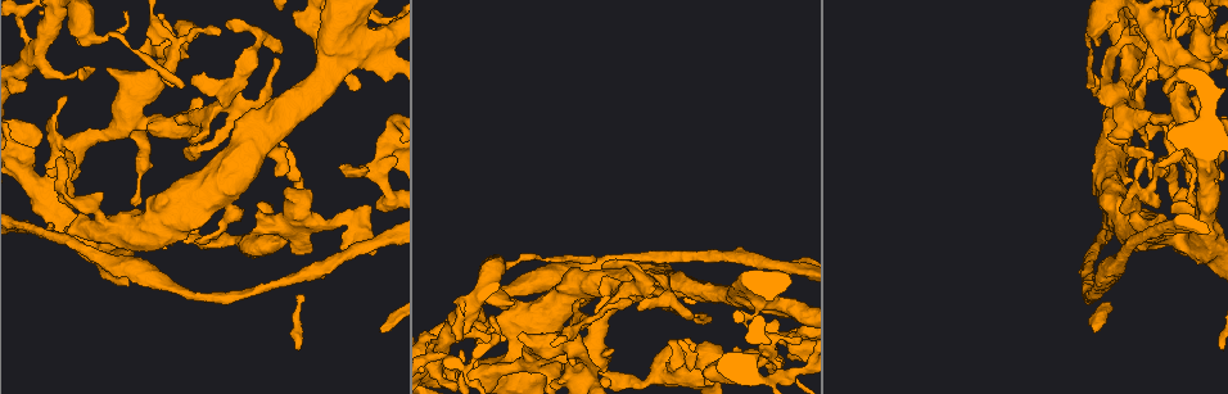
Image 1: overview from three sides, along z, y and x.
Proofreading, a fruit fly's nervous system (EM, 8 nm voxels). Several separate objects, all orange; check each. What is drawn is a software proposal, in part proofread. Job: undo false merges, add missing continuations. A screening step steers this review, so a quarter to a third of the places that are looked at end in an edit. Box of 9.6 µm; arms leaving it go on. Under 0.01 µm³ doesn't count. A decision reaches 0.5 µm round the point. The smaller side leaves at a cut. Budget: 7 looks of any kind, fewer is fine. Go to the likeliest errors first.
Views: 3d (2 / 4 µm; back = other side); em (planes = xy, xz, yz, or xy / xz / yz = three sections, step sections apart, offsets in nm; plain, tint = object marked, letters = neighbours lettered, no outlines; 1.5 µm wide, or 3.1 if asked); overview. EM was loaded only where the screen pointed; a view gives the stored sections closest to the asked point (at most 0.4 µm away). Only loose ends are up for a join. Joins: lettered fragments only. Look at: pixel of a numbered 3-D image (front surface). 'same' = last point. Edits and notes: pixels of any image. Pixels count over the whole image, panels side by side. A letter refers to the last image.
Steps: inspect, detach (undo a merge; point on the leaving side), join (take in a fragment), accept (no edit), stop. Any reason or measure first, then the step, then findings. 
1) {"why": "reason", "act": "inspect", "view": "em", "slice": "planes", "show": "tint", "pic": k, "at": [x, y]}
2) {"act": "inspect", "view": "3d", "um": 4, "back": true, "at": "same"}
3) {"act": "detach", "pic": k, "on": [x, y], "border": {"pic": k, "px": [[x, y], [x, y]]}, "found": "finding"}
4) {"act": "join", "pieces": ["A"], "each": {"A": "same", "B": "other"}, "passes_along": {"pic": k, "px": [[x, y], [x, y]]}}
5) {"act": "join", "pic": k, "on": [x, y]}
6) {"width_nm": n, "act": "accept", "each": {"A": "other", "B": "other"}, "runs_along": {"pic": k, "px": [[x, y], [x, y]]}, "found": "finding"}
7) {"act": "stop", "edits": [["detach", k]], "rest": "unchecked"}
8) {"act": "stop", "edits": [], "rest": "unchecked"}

{"why": "branch stops here", "act": "inspect", "view": "3d", "um": 4, "pic": 1, "at": [1169, 169]}

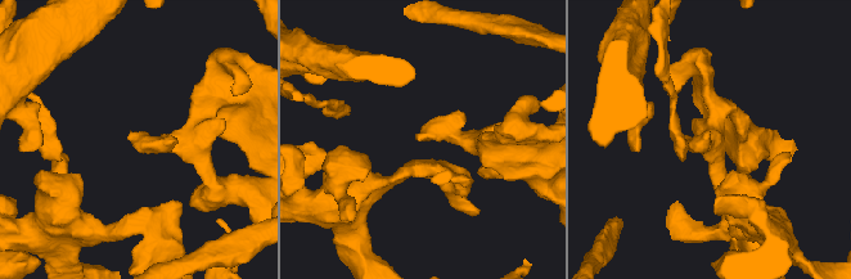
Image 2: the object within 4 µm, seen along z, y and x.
{"act": "inspect", "view": "em", "slice": "xz", "step": 8, "show": "tint", "pic": 2, "at": [131, 134]}

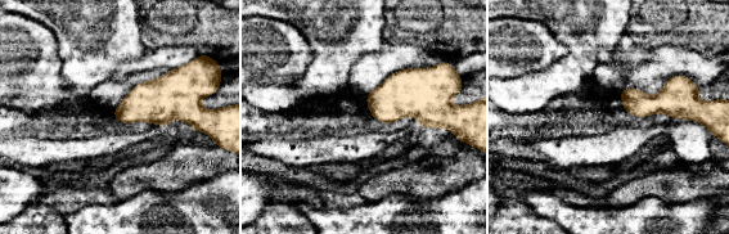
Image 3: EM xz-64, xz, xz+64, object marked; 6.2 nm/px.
{"act": "inspect", "view": "em", "slice": "xy", "step": 8, "show": "letters", "at": "same"}

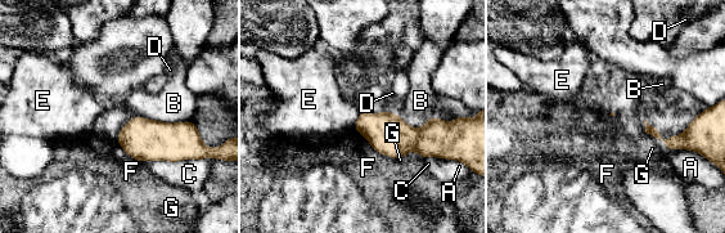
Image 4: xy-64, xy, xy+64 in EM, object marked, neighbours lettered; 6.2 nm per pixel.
{"act": "accept", "each": {"A": "other", "B": "other", "C": "other", "D": "other", "E": "other", "F": "other", "G": "other"}, "border": {"pic": 4, "px": [[193, 121], [133, 117], [116, 138]]}, "found": "none of them fits"}

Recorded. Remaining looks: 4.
{"why": "stops while still wide", "act": "inspect", "view": "3d", "um": 2, "pic": 1, "at": [106, 69]}

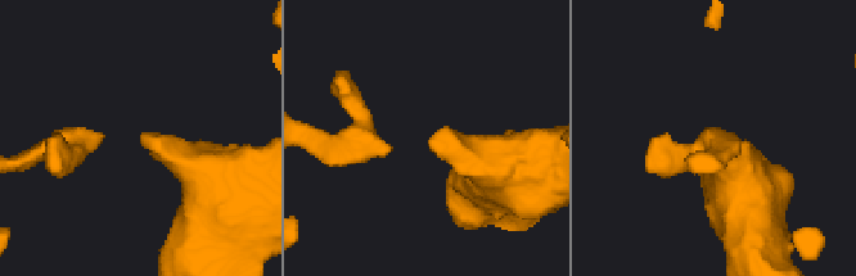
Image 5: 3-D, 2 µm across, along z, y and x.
{"why": "now the EM", "act": "inspect", "view": "em", "slice": "planes", "show": "plain", "pic": 5, "at": [434, 135]}

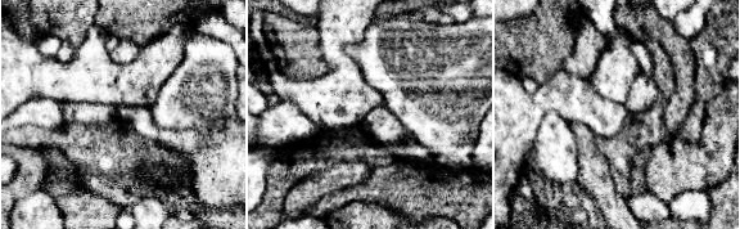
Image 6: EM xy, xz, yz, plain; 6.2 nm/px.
{"why": "see the neighbours", "act": "inspect", "view": "em", "slice": "planes", "show": "letters", "at": "same"}

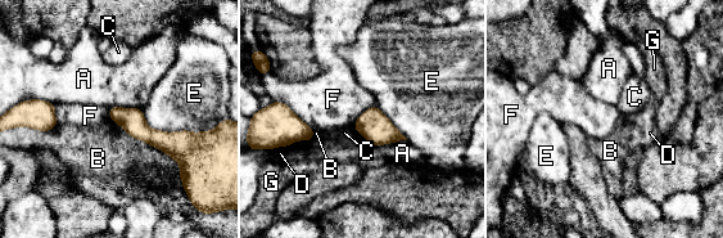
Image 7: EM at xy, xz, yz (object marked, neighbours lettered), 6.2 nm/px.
{"act": "accept", "each": {"A": "other", "B": "other", "C": "other", "D": "other", "E": "other", "F": "other", "G": "other"}, "found": "no lettered fragment goes on from it"}

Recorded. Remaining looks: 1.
{"why": "free end", "act": "inspect", "view": "em", "slice": "planes", "show": "letters", "pic": 1, "at": [340, 247]}

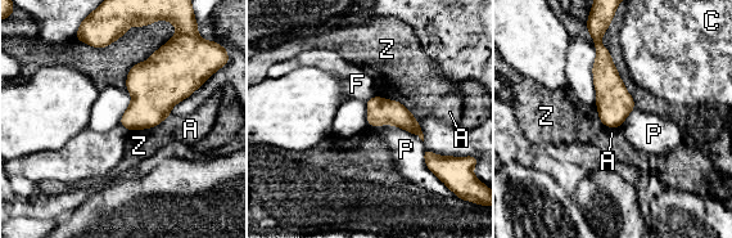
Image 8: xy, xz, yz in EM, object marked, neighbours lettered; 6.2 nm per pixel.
{"width_nm": 170, "act": "accept", "each": {"A": "other", "C": "other", "F": "other", "P": "other", "Z": "other"}, "border": {"pic": 8, "px": [[367, 124], [396, 125], [423, 142]]}, "found": "none of them fits"}

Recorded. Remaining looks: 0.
{"act": "stop", "edits": [], "rest": "unchecked"}

